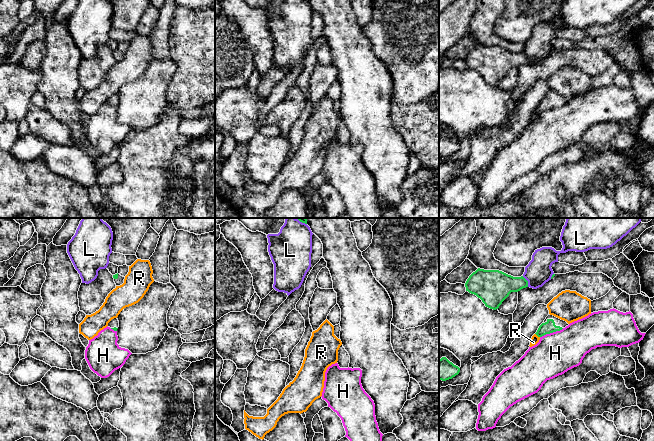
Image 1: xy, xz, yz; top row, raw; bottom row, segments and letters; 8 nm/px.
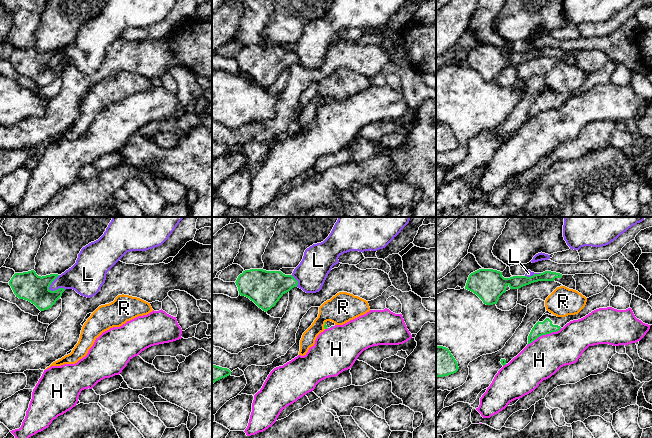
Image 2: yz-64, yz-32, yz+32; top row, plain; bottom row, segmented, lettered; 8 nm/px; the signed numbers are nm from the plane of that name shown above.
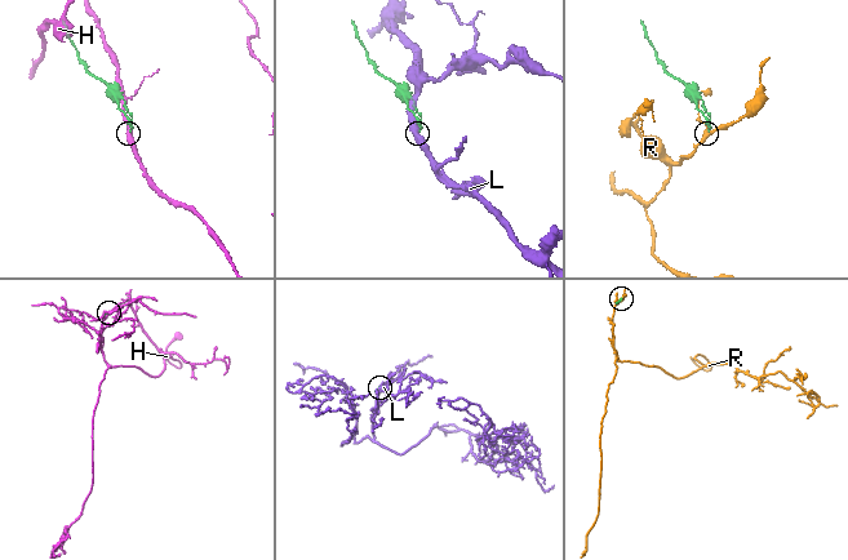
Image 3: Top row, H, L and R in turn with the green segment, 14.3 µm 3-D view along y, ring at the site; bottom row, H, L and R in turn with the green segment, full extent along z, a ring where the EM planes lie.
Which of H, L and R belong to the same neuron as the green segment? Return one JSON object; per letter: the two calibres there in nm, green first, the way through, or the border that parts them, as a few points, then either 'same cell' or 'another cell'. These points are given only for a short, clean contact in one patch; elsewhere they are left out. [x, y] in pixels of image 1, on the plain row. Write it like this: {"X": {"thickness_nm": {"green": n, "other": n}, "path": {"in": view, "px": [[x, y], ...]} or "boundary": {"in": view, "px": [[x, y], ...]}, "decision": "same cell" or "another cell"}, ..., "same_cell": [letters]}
{"H": {"thickness_nm": {"green": 100, "other": 340}, "decision": "another cell"}, "L": {"thickness_nm": {"green": 240, "other": 200}, "decision": "another cell"}, "R": {"thickness_nm": {"green": 100, "other": 70}, "decision": "another cell"}, "same_cell": []}

